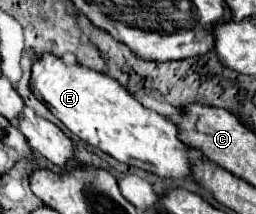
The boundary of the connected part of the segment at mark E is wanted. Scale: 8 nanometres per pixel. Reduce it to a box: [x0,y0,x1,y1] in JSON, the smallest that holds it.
[30,54,204,178]

